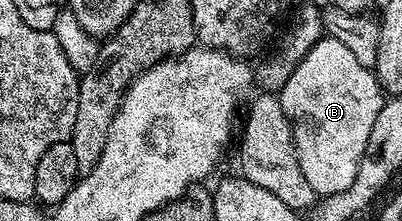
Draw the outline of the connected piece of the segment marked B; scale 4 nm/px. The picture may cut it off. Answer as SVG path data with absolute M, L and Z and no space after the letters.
M325 35L315 43L315 47L311 47L311 51L307 51L279 96L283 111L293 127L299 167L303 167L303 176L307 178L307 183L311 183L314 194L323 198L347 191L347 187L355 183L355 175L367 152L367 139L371 139L371 127L375 127L375 119L383 104L383 90L377 81L376 72L359 63L343 43Z

